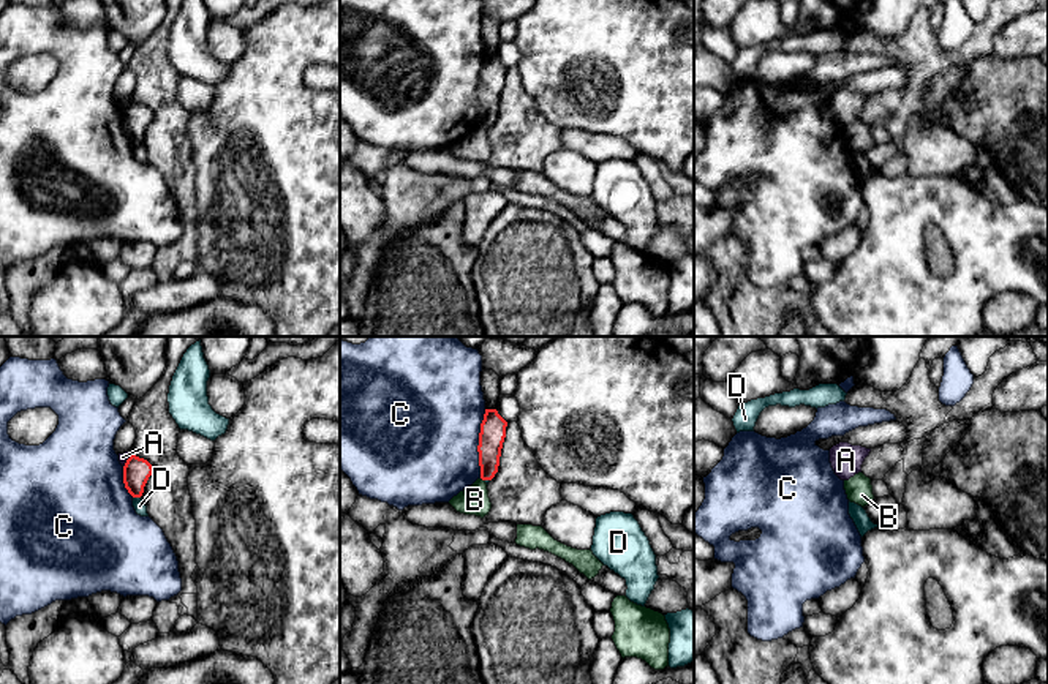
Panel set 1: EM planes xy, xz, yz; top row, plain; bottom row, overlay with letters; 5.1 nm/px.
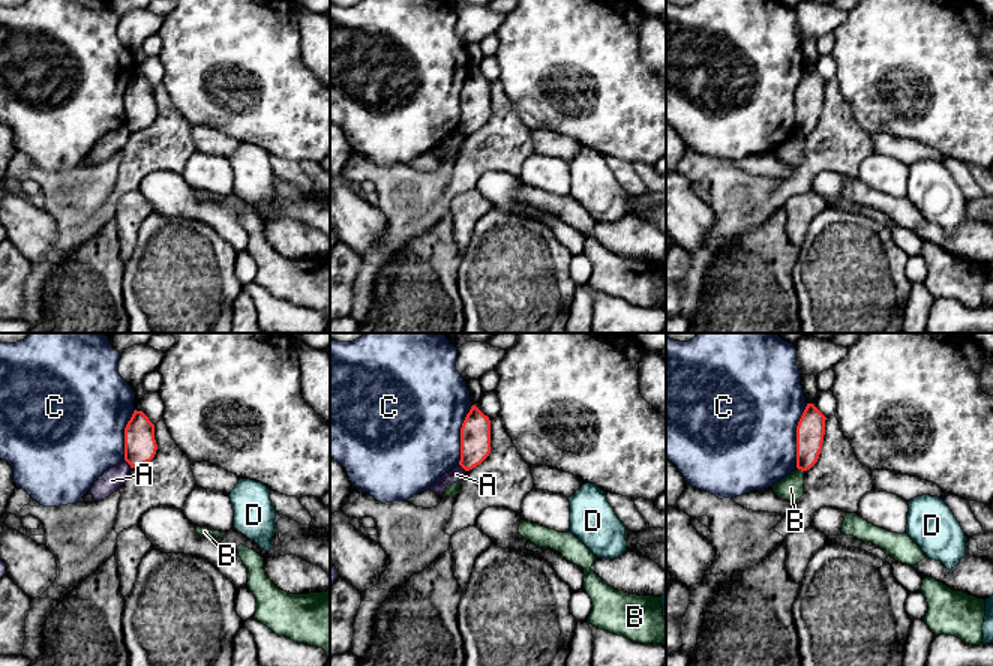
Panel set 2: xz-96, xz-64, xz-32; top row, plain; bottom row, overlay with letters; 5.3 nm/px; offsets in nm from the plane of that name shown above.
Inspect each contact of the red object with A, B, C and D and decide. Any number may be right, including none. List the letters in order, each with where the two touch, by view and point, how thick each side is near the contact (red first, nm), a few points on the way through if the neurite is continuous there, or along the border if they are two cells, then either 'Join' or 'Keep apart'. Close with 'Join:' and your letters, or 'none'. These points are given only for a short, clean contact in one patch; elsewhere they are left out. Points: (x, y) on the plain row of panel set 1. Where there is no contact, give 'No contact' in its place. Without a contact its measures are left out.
A: Touches red at xy (127, 106). Thickness 140 nm (red) against 50 nm. Boundary: xy (130, 100), (124, 112). Keep apart
B: Touches red at xz (482, 125). Thickness 130 nm (red) against 150 nm. Boundary: xz (481, 124), (484, 127). Keep apart
C: Touches red at xz (479, 90). Thickness 130 nm (red) against 480 nm. Keep apart
D: Touches red at xy (136, 142). Thickness 140 nm (red) against 70 nm. Keep apart
Join: none

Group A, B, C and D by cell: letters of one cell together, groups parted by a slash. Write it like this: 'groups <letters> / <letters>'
groups A / B / C / D

